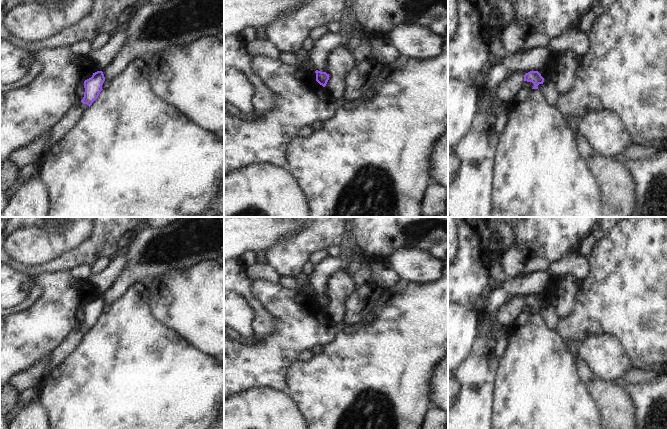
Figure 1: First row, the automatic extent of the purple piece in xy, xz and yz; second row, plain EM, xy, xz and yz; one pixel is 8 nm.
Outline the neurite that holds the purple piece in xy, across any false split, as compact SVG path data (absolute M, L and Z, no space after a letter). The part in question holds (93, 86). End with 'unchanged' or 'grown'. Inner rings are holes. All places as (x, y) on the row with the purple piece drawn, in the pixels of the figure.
M102 71L93 73L92 77L84 81L84 97L81 100L83 104L87 104L89 107L98 98L100 92L103 90L102 85L105 81L105 77Z; unchanged

